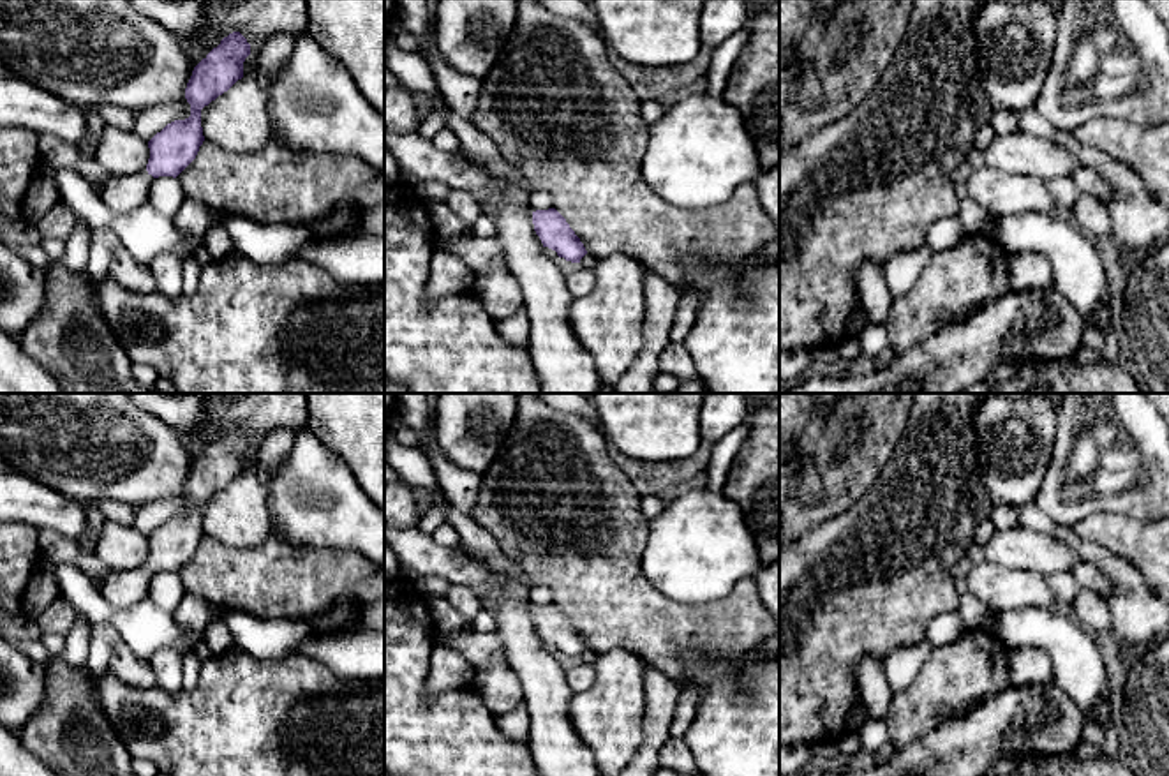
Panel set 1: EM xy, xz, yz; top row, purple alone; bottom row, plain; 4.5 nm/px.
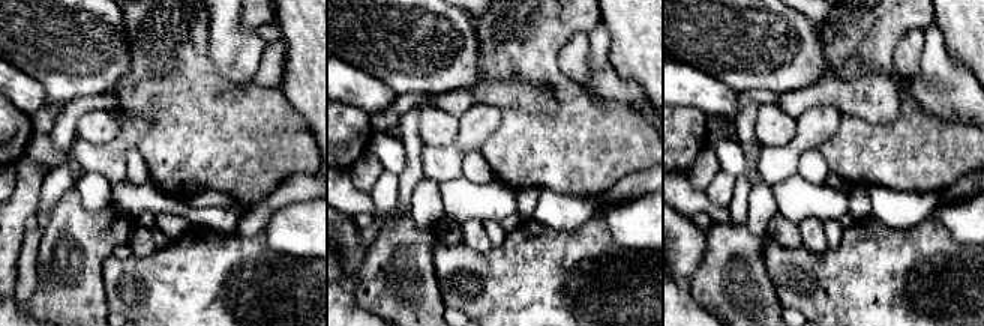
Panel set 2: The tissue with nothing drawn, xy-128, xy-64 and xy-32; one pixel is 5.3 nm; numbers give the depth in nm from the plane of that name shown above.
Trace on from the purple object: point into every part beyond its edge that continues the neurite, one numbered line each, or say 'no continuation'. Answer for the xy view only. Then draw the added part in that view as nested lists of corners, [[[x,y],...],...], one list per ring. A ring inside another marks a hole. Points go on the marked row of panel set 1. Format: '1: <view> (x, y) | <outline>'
1: xy (122, 194) | [[[143,169],[134,175],[113,175],[99,190],[101,199],[115,215],[127,215],[148,203],[153,176]]]

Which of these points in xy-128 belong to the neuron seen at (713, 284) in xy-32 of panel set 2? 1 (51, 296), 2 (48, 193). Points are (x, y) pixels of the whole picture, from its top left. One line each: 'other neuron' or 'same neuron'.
1: same neuron
2: other neuron

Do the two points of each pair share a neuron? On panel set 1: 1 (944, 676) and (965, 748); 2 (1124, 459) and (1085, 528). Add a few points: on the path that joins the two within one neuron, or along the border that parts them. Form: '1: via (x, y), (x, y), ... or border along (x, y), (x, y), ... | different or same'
1: border along (977, 708), (965, 716), (942, 722), (919, 739) | different
2: border along (1134, 517), (1092, 512), (1071, 528) | different

